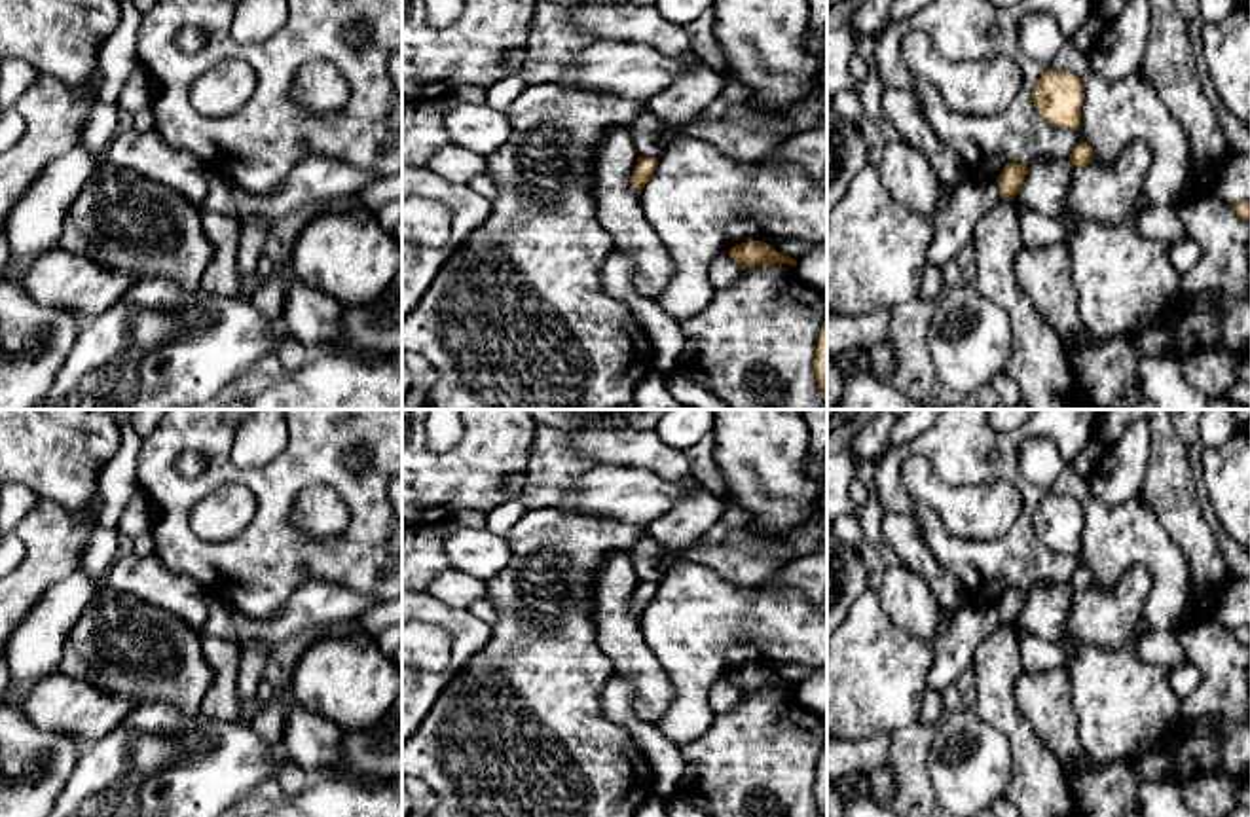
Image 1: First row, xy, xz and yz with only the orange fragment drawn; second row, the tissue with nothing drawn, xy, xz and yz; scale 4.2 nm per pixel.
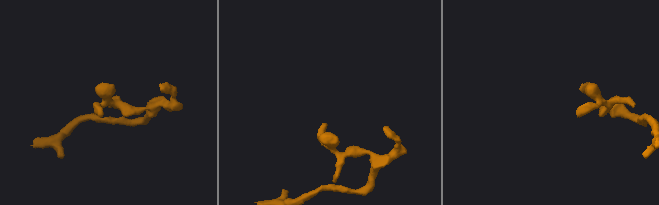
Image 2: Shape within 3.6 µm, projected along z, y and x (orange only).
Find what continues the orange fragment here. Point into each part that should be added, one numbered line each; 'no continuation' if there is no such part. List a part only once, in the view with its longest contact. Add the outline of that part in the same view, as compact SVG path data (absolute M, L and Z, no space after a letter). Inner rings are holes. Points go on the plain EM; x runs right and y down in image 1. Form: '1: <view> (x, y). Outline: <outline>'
no continuation

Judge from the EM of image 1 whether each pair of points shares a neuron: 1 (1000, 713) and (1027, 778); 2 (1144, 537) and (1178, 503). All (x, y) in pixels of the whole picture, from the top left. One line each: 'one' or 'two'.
1: one
2: two

